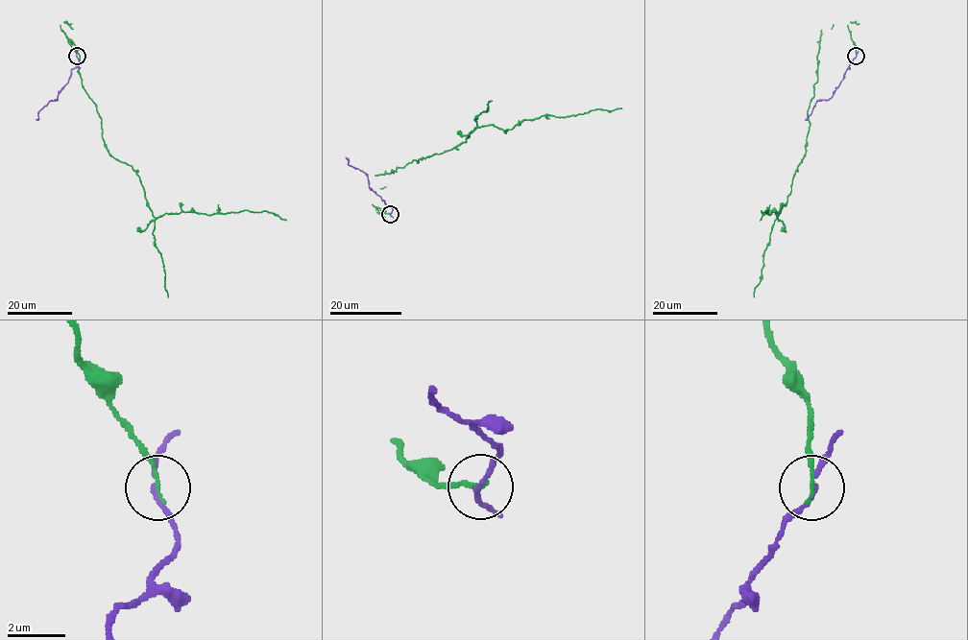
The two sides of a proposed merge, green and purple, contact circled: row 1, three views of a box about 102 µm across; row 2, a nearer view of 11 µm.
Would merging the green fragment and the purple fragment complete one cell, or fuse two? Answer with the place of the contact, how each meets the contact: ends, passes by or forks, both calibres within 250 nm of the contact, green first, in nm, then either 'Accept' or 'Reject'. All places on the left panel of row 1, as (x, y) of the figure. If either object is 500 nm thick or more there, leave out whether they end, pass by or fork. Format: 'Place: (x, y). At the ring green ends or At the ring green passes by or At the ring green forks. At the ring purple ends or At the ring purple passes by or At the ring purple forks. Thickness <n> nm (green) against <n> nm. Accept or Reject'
Place: (77, 56). At the ring green ends. At the ring purple passes by. Thickness 140 nm (green) against 140 nm. Reject

